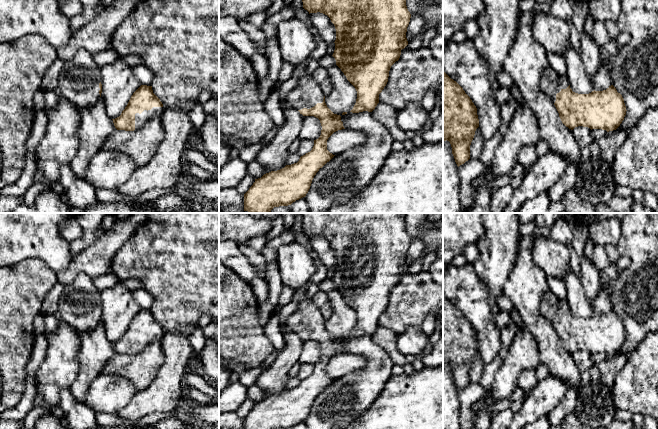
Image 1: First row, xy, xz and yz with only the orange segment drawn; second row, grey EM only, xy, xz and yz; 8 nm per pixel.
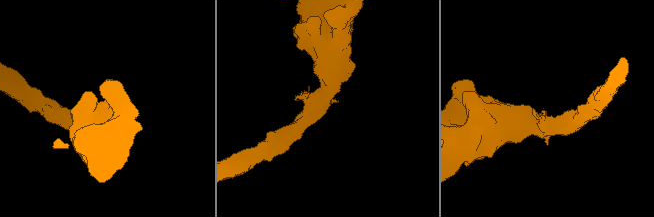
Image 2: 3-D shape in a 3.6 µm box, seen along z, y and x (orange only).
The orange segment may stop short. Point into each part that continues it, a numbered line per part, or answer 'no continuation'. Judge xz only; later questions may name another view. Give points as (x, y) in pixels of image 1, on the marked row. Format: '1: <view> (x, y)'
1: xz (307, 93)

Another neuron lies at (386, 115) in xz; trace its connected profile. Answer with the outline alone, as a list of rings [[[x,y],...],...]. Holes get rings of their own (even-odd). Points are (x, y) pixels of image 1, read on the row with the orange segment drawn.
[[[378,103],[371,114],[377,122],[389,131],[394,141],[404,142],[407,139],[405,131],[398,126],[398,111],[395,108],[384,103]]]

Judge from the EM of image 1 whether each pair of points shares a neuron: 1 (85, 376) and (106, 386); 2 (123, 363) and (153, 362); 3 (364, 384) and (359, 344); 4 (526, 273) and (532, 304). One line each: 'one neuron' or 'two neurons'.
1: two neurons
2: one neuron
3: one neuron
4: one neuron

